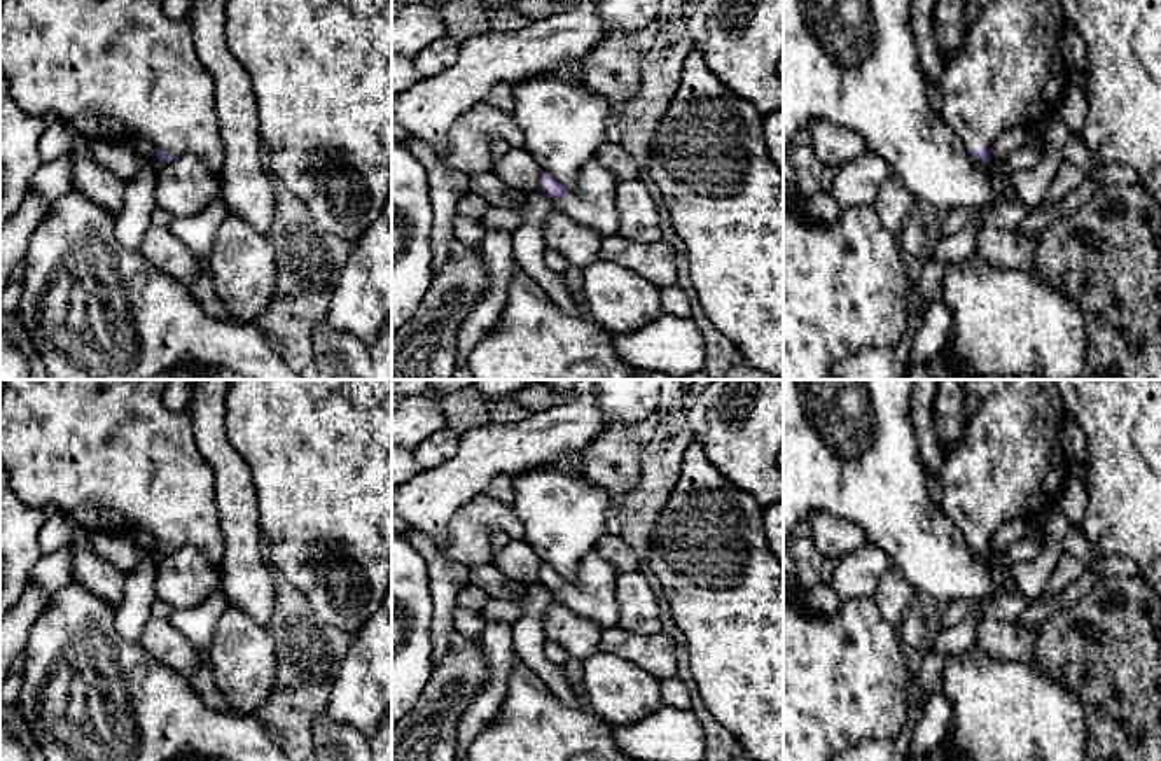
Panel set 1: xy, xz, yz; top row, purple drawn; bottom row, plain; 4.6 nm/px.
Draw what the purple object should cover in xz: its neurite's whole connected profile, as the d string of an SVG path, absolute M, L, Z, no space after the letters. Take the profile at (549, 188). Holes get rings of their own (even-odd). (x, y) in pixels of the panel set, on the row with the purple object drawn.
M593 159L579 171L572 191L546 171L542 171L539 191L549 198L553 208L608 238L619 231L617 184L617 177Z

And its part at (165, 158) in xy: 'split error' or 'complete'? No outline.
split error

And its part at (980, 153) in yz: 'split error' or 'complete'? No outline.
split error

